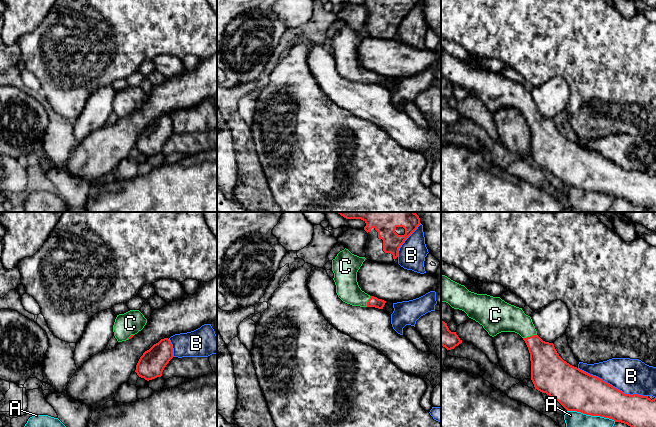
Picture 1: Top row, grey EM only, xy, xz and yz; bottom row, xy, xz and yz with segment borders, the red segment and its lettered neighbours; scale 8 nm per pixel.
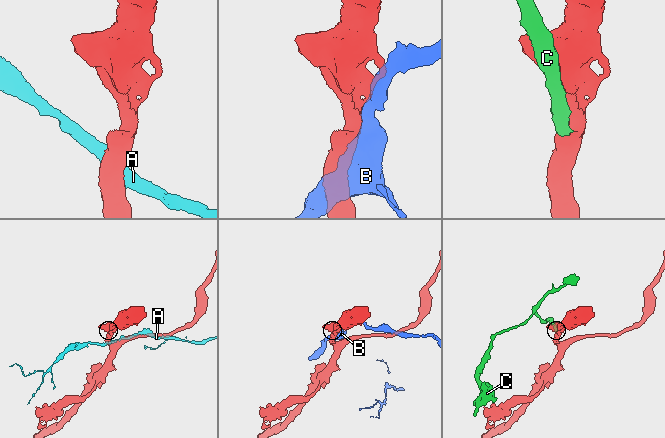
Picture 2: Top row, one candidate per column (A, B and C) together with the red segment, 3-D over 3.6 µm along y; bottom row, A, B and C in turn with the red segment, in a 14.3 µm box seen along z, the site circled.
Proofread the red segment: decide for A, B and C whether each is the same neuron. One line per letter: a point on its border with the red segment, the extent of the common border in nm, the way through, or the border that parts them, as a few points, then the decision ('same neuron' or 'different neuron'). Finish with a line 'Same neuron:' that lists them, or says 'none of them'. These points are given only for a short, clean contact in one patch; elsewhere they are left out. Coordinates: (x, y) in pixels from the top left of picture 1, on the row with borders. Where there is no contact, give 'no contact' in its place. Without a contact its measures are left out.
A: yz (591, 415) | 400 nm | different neuron
B: yz (612, 386) | 600 nm | different neuron
C: yz (530, 336) | 120 nm | same neuron
Same neuron: C

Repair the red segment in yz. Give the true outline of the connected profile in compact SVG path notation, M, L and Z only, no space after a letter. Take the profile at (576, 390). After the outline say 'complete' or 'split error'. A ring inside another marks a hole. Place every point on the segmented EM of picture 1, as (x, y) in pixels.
M445 275L441 276L441 302L446 302L452 308L464 311L469 318L482 325L492 337L501 332L515 332L519 334L525 341L530 353L531 380L535 389L546 393L558 401L567 411L577 411L586 415L609 418L615 422L627 424L630 427L656 427L656 398L651 400L648 396L624 394L602 379L590 375L564 361L557 353L553 343L545 342L537 335L531 317L526 315L522 308L511 305L500 297L471 292L464 285L451 280Z | split error

